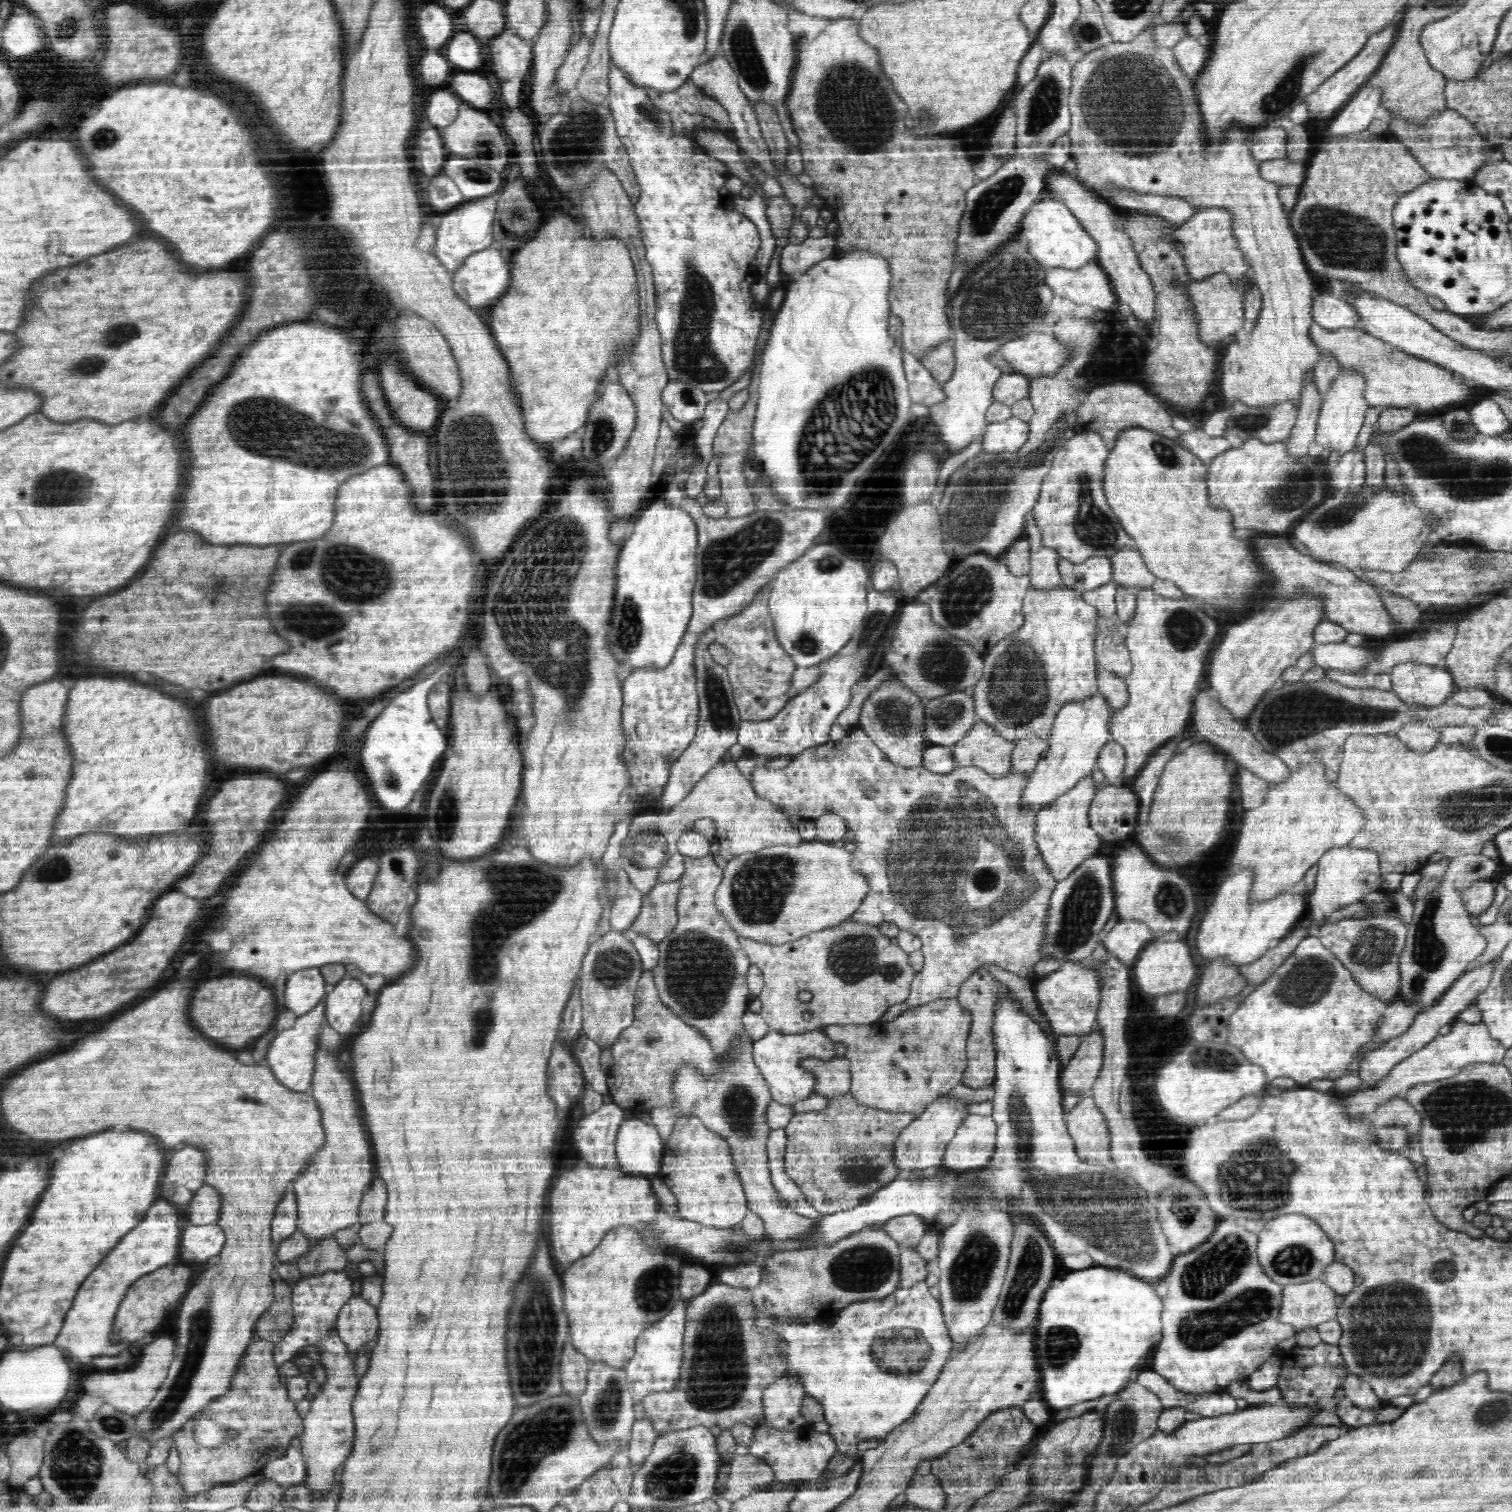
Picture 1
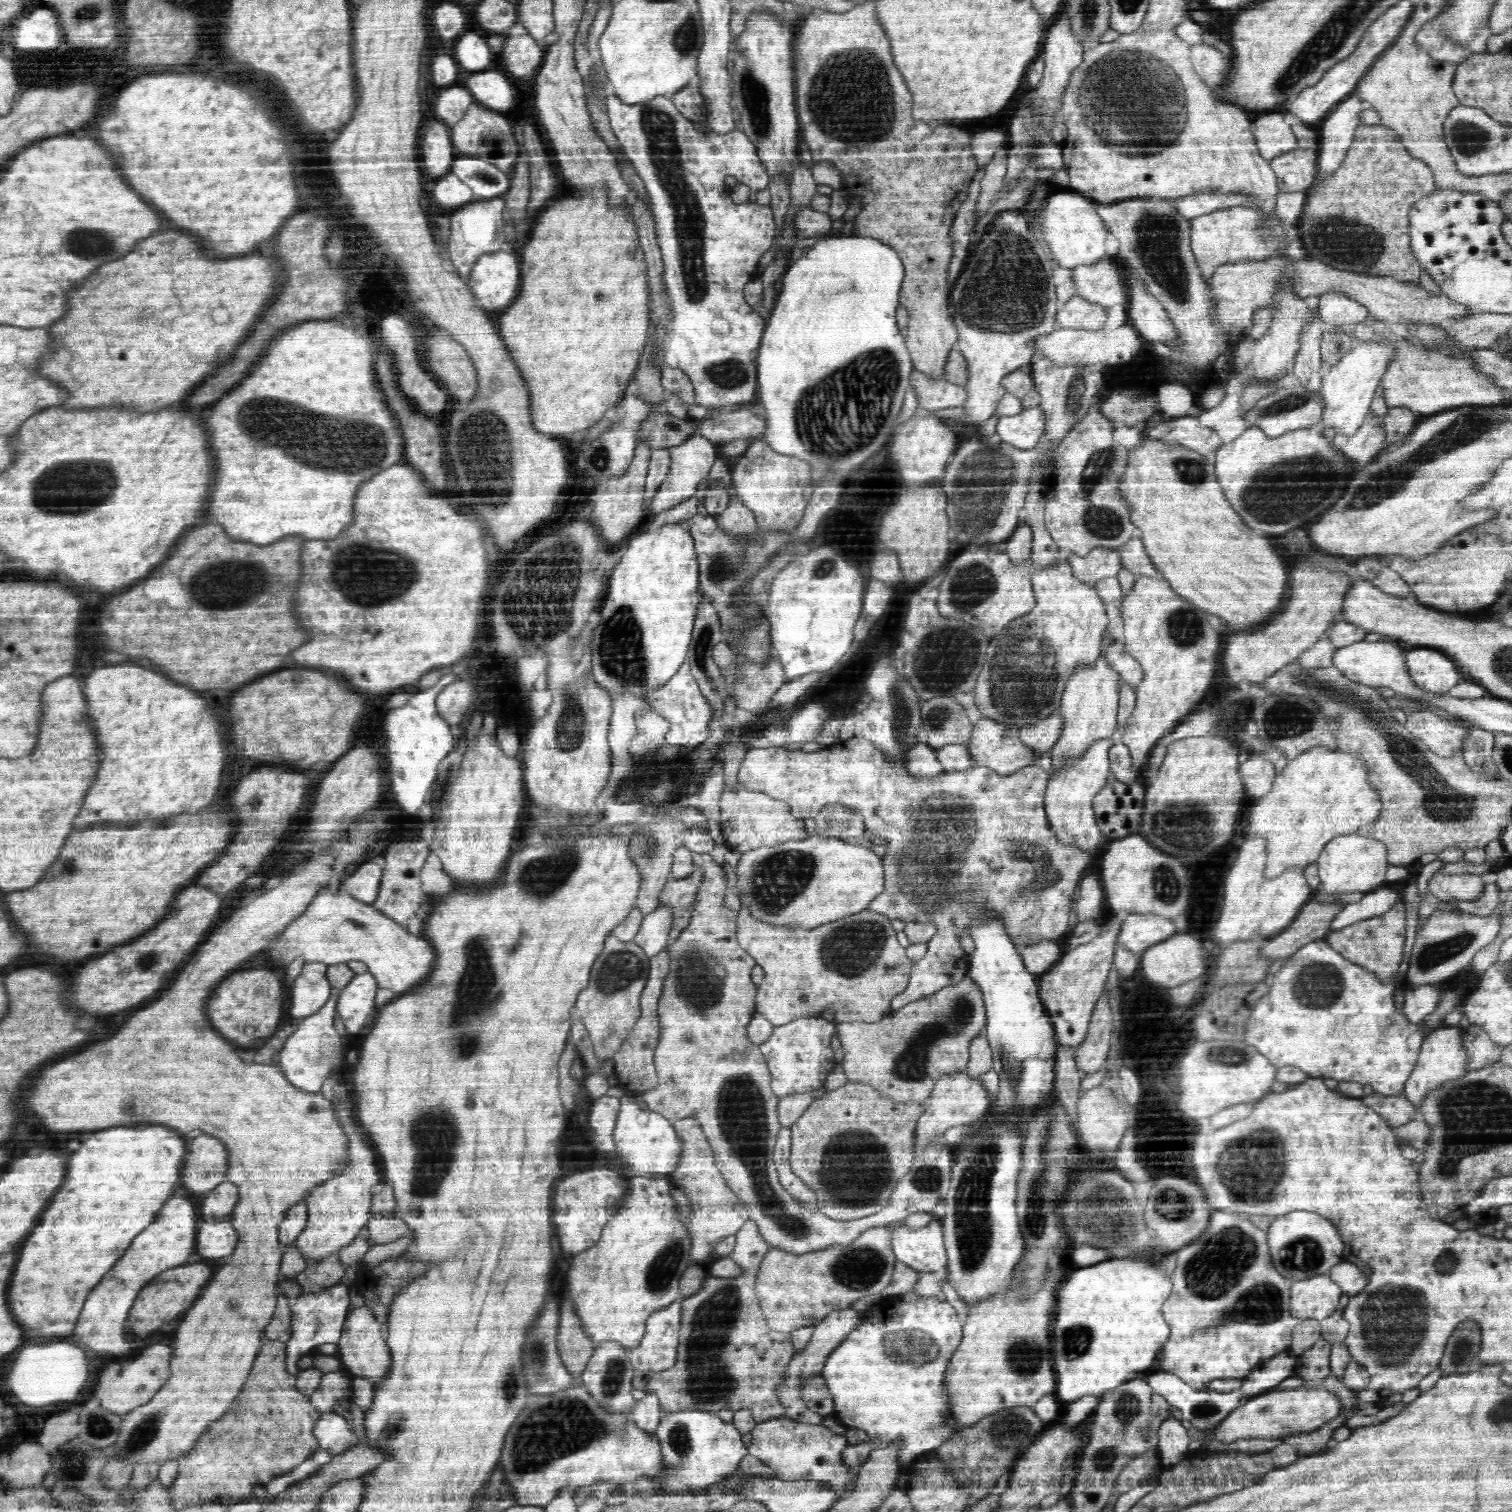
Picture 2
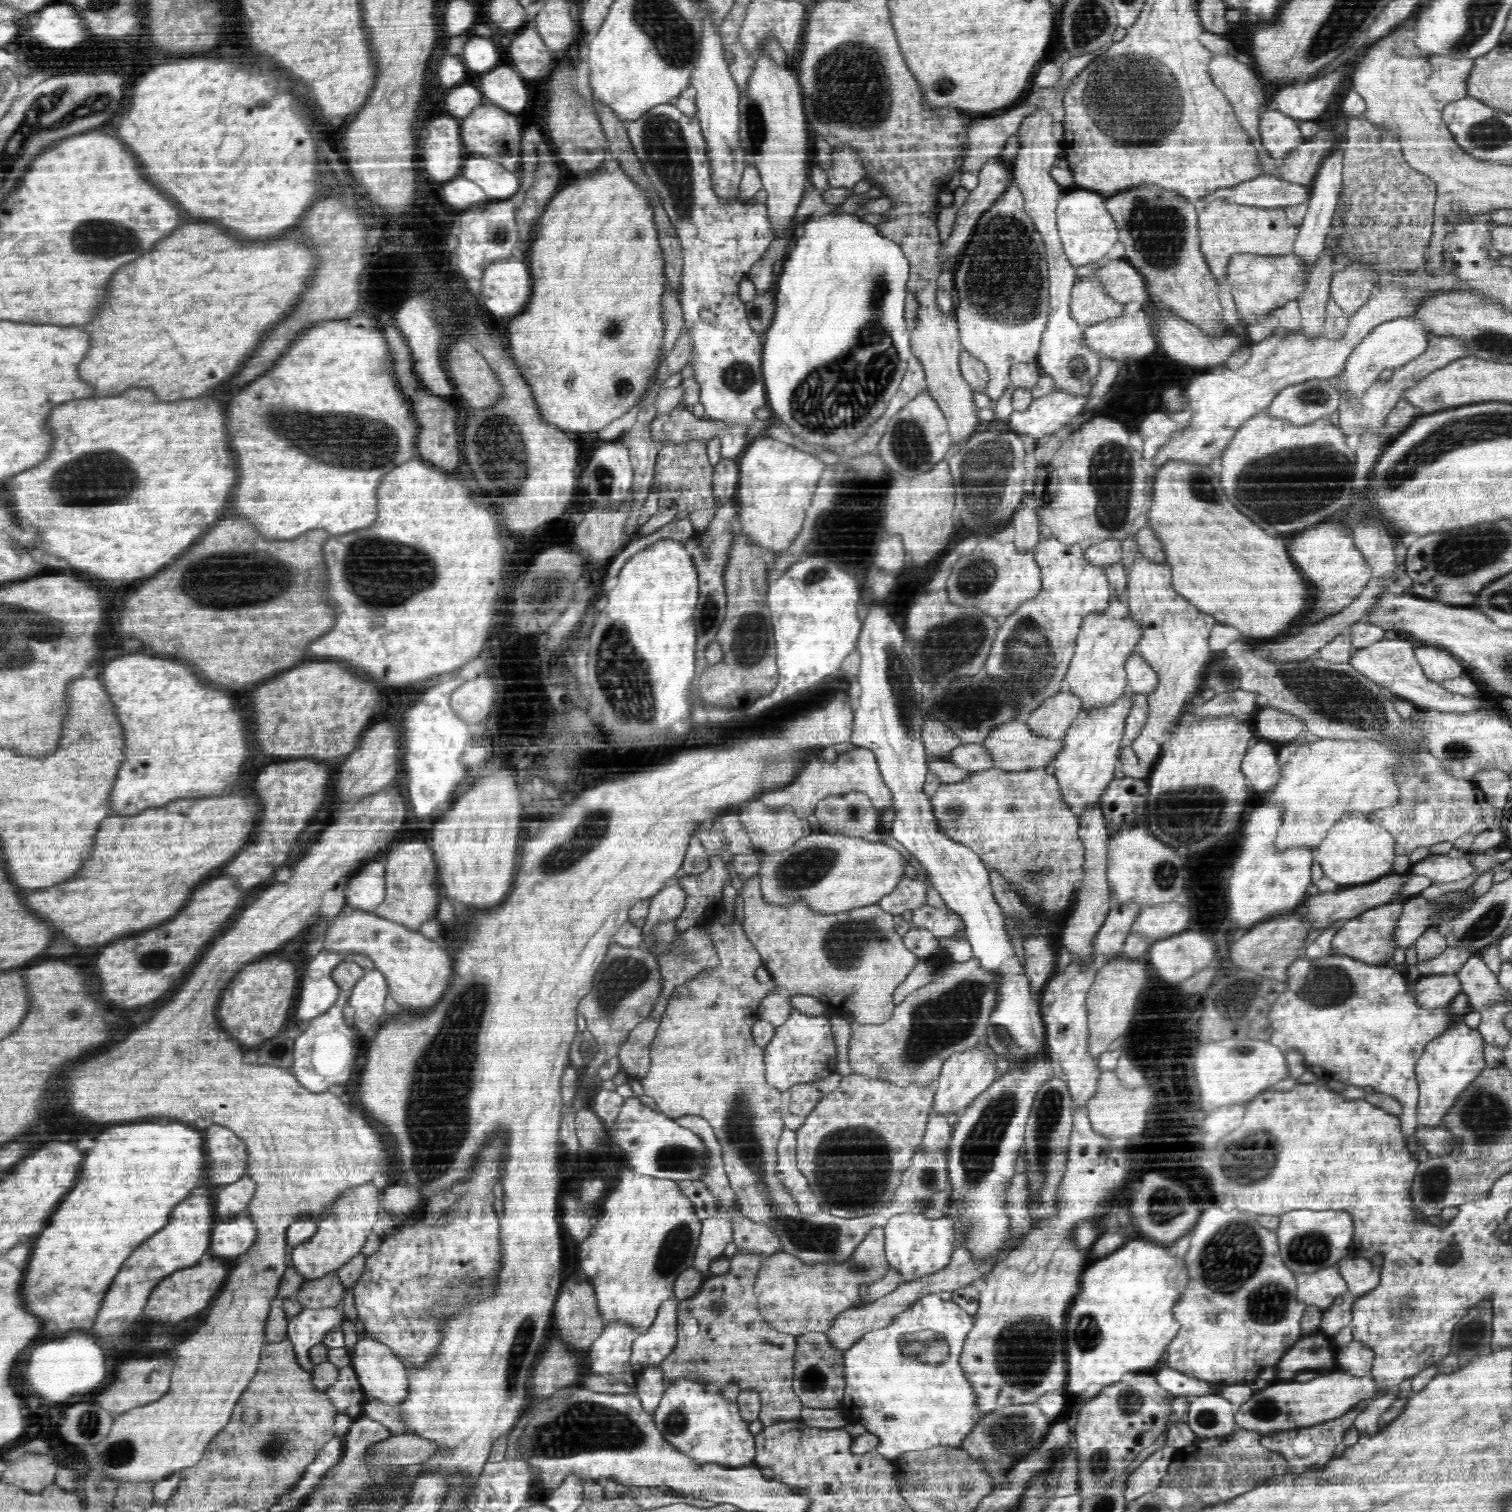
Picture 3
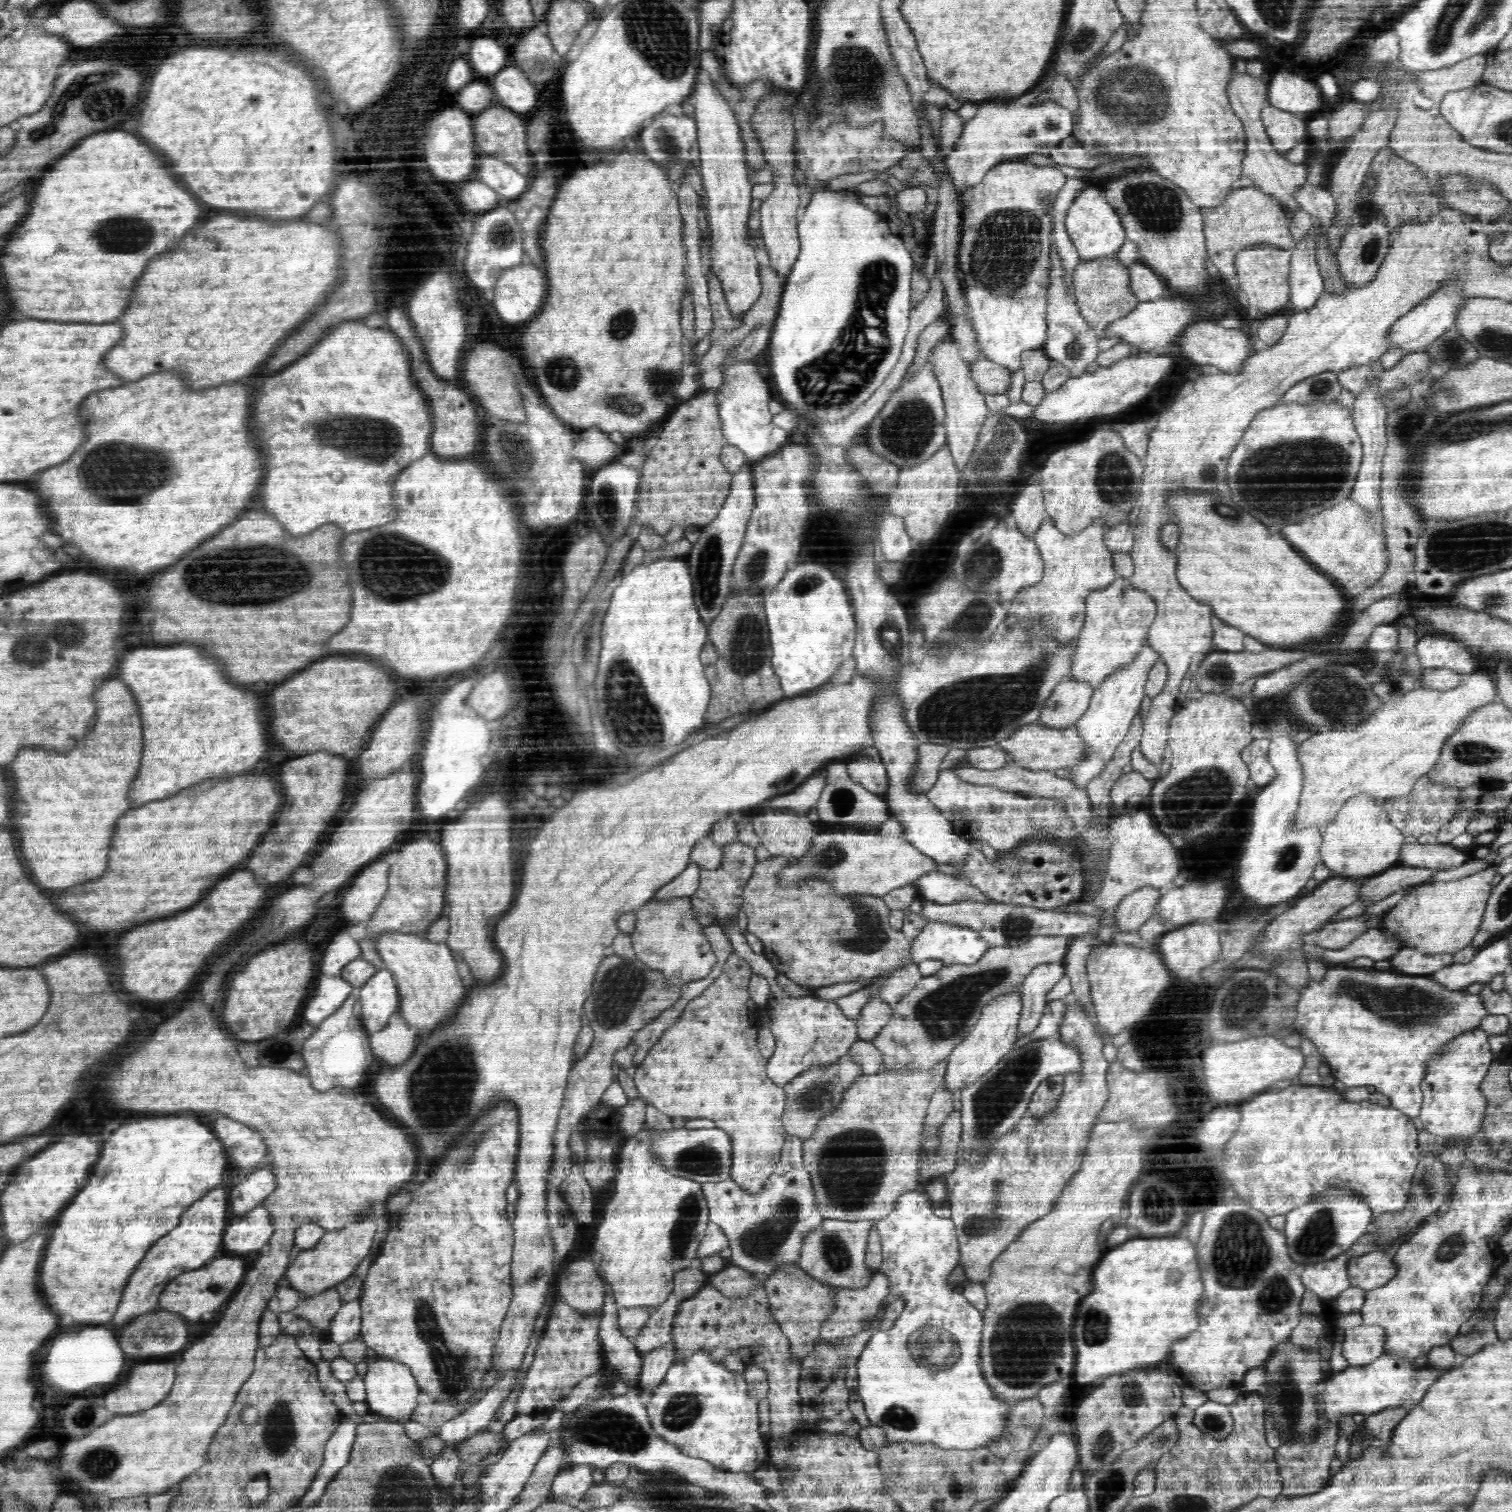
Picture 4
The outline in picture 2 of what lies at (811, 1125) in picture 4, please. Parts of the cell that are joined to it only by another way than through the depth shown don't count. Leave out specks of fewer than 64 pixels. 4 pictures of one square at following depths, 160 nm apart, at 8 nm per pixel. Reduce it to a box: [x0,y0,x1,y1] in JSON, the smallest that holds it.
[779,1086,828,1128]

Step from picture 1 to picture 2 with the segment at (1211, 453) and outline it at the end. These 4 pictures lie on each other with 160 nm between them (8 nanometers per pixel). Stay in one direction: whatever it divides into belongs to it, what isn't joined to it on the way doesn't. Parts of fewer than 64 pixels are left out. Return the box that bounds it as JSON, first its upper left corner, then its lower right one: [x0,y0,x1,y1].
[1158,415,1222,457]

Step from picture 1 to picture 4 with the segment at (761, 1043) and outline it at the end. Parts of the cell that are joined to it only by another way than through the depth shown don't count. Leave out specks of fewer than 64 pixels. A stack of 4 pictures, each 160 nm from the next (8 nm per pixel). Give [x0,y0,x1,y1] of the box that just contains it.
[725,924,861,1087]

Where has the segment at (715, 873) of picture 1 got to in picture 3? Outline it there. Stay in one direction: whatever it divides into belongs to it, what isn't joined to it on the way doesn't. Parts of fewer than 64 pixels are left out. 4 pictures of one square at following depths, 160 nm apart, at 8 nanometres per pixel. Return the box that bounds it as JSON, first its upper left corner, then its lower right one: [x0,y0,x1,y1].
[638,920,953,1266]

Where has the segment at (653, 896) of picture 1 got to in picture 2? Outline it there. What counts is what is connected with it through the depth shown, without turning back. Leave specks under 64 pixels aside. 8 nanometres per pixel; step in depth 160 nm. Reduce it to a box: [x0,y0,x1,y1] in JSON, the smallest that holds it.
[661,868,706,939]

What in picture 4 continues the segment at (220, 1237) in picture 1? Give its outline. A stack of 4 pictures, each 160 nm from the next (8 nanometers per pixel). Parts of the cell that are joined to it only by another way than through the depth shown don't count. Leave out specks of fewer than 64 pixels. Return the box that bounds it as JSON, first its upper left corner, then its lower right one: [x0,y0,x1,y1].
[223,1204,274,1254]

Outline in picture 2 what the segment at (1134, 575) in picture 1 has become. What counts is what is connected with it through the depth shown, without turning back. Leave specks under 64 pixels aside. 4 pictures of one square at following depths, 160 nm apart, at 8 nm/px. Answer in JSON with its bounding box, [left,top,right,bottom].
[1120,536,1163,577]

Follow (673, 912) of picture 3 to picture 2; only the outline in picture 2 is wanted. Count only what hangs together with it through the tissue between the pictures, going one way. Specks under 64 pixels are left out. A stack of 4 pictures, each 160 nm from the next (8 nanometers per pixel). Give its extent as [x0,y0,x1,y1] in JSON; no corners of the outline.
[633,902,673,957]

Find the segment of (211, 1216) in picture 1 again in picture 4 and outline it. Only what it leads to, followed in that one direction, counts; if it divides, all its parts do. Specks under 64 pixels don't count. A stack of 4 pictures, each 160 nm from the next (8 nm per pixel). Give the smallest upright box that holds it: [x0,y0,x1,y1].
[229,1162,278,1217]

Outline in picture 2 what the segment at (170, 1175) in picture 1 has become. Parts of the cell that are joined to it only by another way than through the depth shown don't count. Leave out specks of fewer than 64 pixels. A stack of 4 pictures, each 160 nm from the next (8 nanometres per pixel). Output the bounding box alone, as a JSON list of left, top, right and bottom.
[181,1132,230,1194]

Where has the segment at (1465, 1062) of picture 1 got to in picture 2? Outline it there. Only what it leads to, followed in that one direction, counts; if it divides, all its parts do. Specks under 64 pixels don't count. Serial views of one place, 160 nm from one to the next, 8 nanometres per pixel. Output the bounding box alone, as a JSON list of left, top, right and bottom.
[1463,1025,1503,1070]

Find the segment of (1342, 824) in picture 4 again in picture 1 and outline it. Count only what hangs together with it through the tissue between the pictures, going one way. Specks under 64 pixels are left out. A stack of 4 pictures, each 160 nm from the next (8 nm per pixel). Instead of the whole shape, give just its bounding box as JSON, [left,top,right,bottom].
[1308,846,1383,916]

